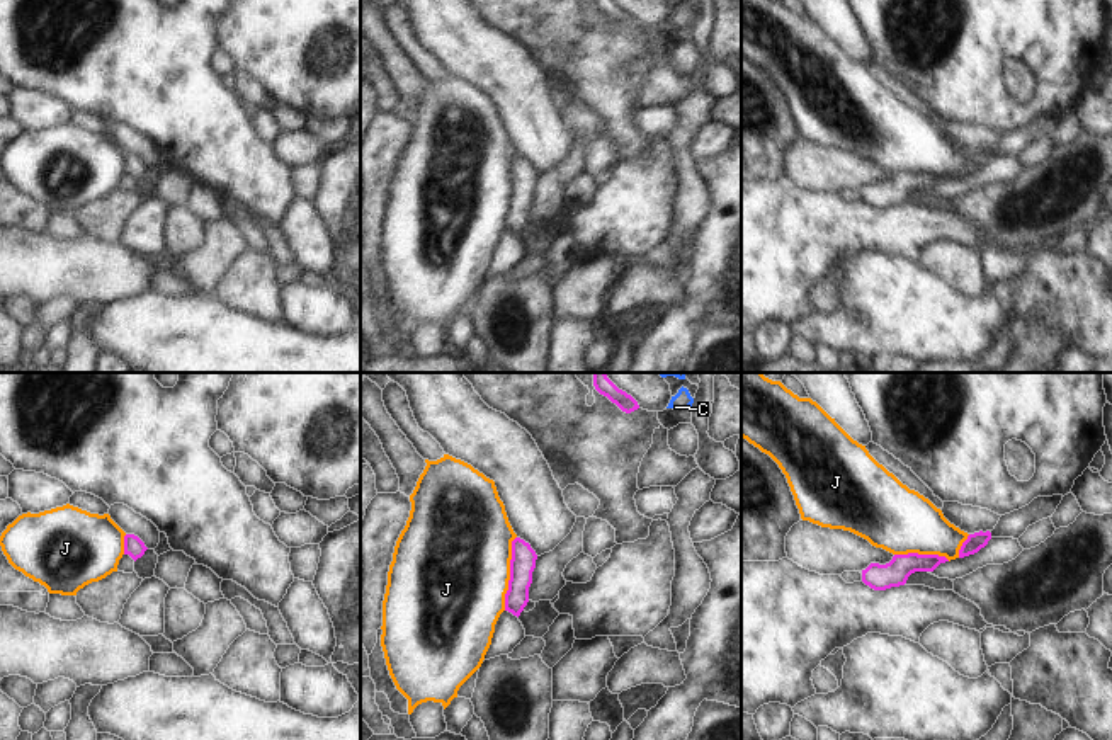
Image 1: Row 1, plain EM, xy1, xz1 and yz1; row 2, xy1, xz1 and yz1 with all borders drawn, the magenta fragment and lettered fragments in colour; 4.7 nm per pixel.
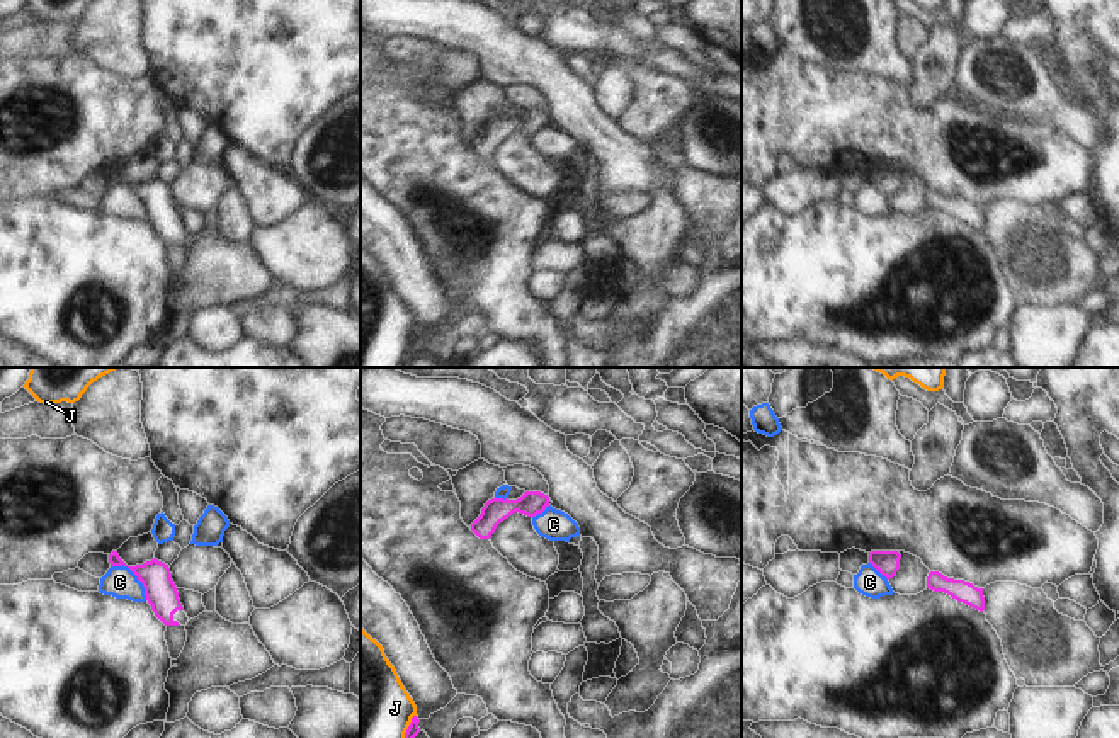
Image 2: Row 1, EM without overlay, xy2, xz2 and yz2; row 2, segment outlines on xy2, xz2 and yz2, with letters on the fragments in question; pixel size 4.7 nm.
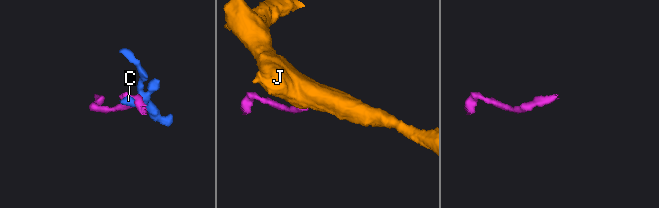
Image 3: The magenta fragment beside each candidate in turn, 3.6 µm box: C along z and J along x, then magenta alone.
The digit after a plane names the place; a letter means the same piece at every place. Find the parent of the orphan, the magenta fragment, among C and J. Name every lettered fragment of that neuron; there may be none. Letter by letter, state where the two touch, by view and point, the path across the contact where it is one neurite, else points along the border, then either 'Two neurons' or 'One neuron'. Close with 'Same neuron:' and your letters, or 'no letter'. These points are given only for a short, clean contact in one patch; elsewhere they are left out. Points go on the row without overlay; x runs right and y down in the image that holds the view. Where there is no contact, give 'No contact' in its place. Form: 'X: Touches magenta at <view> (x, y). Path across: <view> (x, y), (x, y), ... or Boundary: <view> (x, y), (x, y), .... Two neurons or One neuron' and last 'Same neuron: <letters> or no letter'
C: Touches magenta at xy2 (135, 193). Boundary: xy2 (111, 184), (124, 184), (142, 203), (147, 218). Two neurons
J: Touches magenta at xz1 (510, 193). Two neurons
Same neuron: no letter.

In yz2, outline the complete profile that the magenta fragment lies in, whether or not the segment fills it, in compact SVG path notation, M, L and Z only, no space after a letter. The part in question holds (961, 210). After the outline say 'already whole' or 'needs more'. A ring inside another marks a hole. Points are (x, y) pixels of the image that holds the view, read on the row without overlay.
M930 190L927 196L927 207L944 211L980 231L985 230L983 207L978 207L969 201L947 197L939 190Z; already whole

